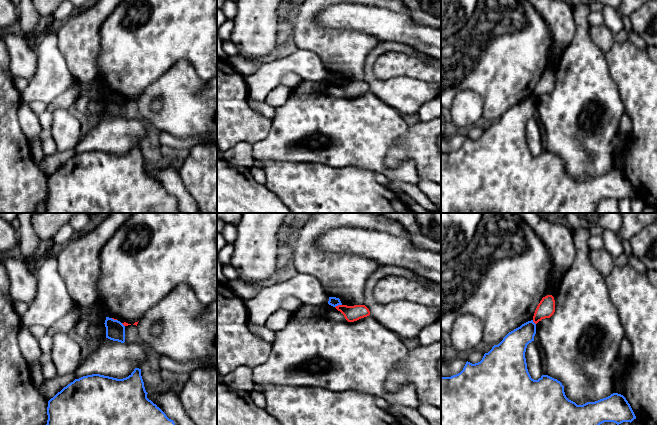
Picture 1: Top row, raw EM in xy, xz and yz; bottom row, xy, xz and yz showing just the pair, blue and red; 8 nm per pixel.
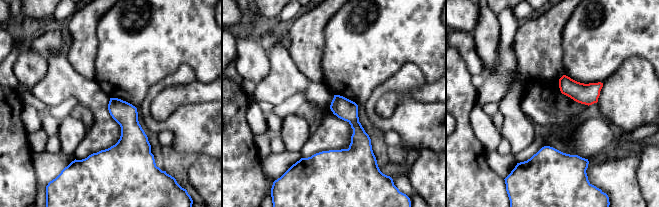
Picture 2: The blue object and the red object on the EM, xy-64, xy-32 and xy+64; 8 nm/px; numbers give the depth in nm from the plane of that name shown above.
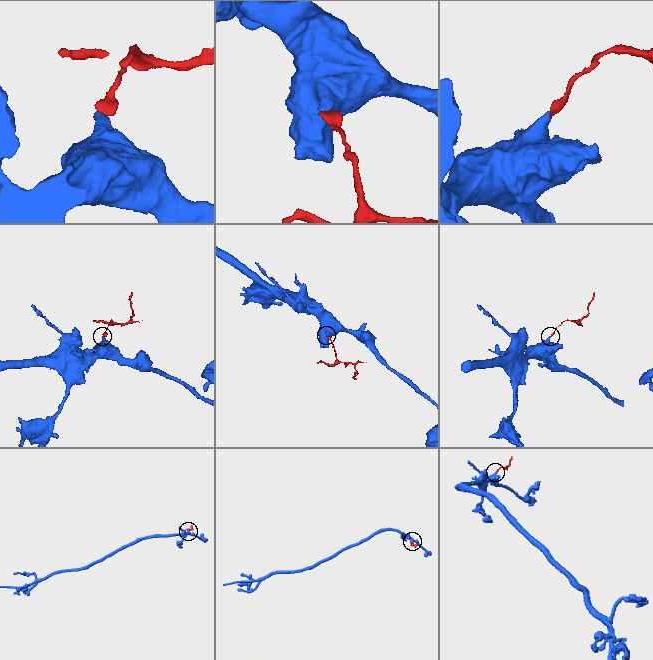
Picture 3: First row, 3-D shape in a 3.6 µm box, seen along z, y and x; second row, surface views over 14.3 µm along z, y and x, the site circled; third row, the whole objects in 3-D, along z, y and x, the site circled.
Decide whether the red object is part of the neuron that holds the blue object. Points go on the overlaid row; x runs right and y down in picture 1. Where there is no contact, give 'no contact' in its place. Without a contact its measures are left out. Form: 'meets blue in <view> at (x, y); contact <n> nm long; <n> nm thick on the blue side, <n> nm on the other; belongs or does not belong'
meets blue in xz at (338, 304); contact 60 nm long; 80 nm thick on the blue side, 130 nm on the other; does not belong

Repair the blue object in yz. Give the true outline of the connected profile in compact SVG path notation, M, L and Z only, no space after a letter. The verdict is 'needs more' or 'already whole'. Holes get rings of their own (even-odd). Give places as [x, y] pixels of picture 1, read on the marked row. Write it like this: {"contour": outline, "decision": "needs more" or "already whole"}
{"contour": "M533 320L528 321L509 332L498 345L494 345L488 353L484 354L480 362L472 364L467 361L460 373L451 377L441 377L441 425L600 425L604 422L614 422L619 425L623 422L631 423L634 419L636 419L630 404L621 394L613 393L610 396L598 401L577 405L575 402L566 397L564 386L557 379L554 379L548 375L542 375L538 380L532 379L527 369L525 352L527 345L534 341L535 334L536 324L533 322Z", "decision": "already whole"}

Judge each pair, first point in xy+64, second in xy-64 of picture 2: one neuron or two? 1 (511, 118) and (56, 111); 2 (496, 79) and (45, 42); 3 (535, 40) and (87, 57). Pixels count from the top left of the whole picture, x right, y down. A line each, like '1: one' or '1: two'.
1: two
2: two
3: one

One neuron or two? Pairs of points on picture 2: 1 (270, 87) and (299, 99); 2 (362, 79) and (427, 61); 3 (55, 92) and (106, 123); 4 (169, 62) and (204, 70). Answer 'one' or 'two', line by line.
1: two
2: one
3: one
4: one

